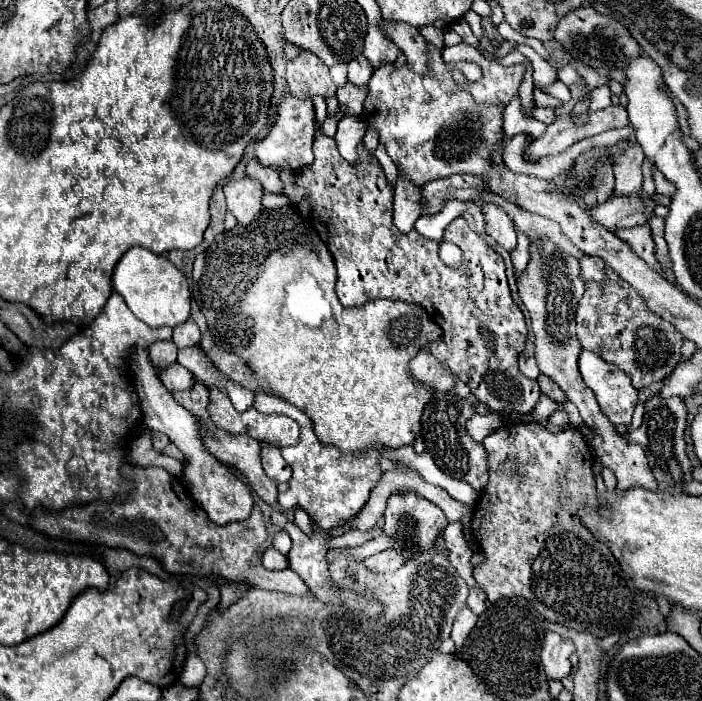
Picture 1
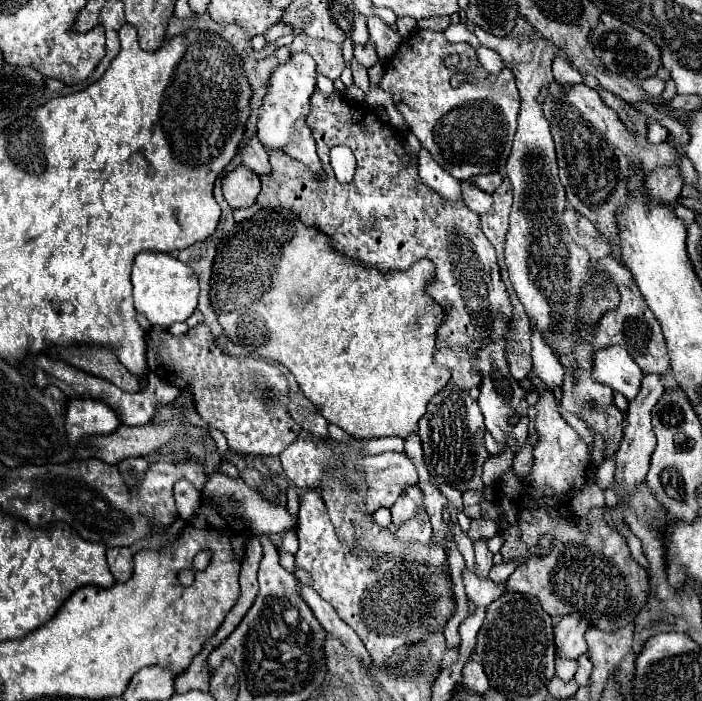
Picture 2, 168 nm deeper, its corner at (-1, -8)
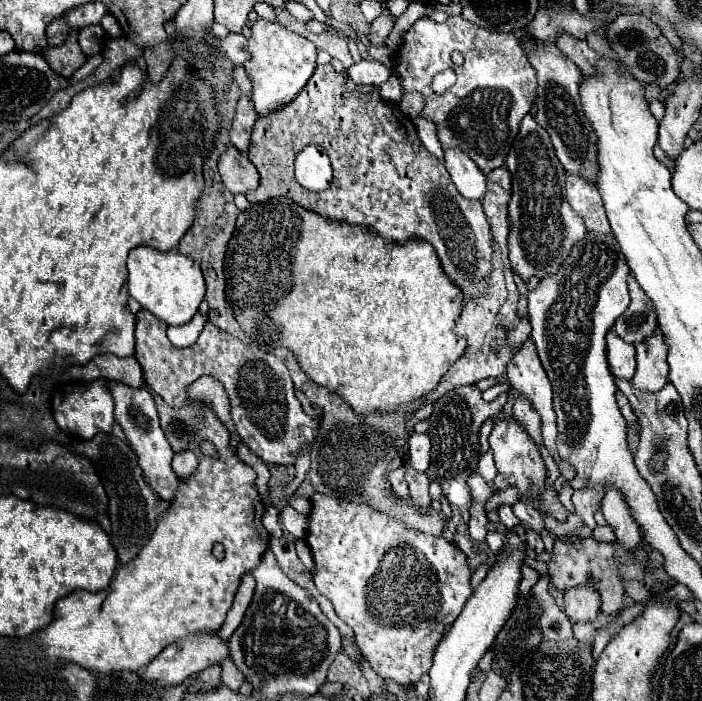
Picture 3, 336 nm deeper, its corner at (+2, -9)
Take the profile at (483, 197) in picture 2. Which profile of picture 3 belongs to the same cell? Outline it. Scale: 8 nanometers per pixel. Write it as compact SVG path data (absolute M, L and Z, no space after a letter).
M444 149L446 169L458 187L460 195L466 199L482 199L486 193L486 177L480 167L464 151Z

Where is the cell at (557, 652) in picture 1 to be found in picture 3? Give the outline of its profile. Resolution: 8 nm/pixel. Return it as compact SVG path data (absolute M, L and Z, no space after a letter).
M588 579L586 585L568 589L564 593L564 613L570 621L592 621L600 611L598 589Z

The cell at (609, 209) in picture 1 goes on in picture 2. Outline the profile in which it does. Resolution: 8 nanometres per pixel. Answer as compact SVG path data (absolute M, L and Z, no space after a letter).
M655 168L645 182L645 194L655 204L671 204L679 198L683 180L673 168Z

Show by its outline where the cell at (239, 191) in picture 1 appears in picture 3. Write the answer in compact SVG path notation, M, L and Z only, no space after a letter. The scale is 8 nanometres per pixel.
M228 145L226 151L220 155L218 171L222 175L224 185L234 195L256 189L258 181L260 181L260 175L256 171L254 163L248 159L246 153L238 151L234 145Z

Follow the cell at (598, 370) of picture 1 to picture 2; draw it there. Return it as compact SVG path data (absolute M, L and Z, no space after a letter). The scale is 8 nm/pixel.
M609 346L605 350L593 352L593 380L609 386L613 392L621 392L629 402L637 396L641 388L641 368L629 358L627 350L621 346Z

